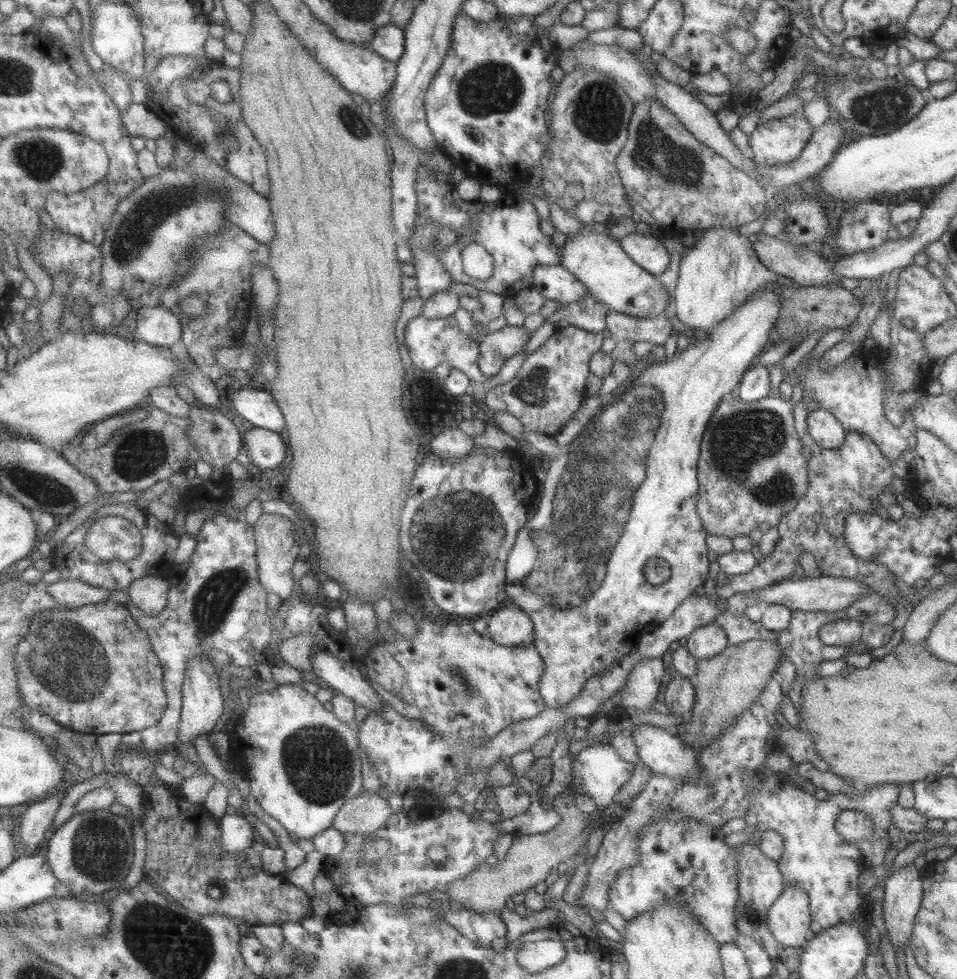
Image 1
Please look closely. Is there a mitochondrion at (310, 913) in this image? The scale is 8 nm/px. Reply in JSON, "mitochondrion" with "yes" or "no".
{"mitochondrion":"no"}

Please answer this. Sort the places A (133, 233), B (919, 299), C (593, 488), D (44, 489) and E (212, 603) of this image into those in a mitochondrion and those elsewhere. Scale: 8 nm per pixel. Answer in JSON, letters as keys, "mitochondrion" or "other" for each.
{"A":"mitochondrion","B":"other","C":"mitochondrion","D":"mitochondrion","E":"mitochondrion"}

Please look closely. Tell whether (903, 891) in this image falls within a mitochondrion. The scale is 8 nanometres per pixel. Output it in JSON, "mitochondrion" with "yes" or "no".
{"mitochondrion":"no"}

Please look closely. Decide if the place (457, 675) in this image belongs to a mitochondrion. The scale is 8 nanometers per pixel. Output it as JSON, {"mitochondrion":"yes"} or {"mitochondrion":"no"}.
{"mitochondrion":"yes"}

